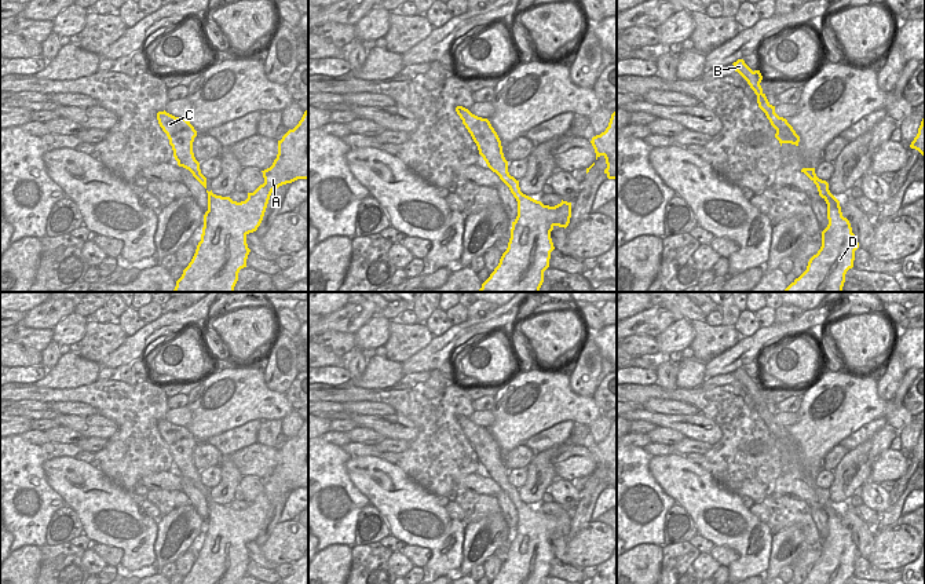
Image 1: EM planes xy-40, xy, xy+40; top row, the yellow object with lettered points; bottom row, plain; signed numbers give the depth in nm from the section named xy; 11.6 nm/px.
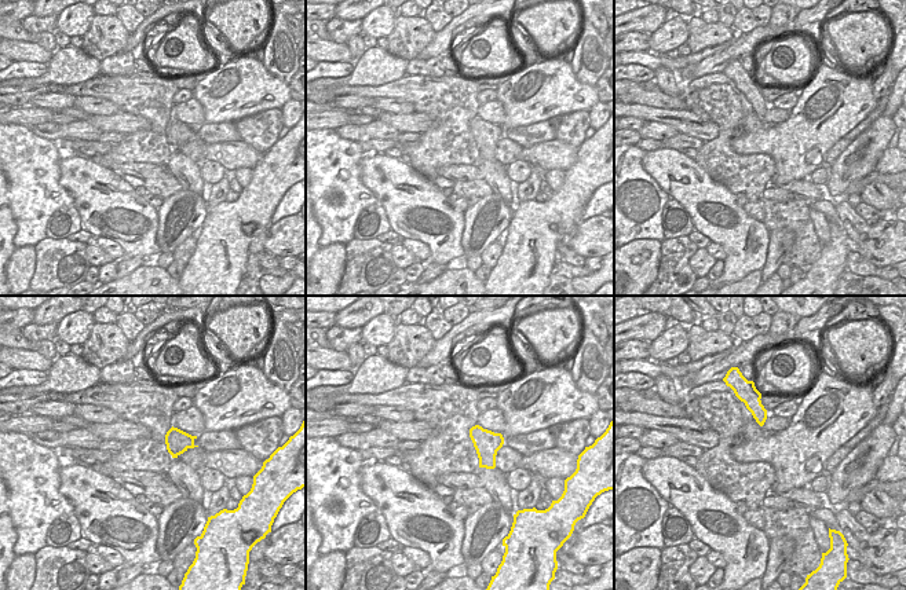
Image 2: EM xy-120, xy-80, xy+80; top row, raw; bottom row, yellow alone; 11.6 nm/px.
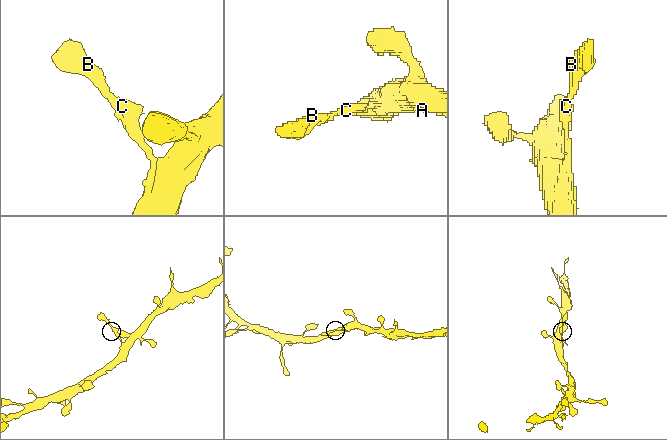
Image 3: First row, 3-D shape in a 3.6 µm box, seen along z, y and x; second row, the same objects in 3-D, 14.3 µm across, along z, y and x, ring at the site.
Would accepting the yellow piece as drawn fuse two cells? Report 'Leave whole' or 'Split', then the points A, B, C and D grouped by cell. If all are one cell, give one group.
Leave whole. Groups: A B C D.

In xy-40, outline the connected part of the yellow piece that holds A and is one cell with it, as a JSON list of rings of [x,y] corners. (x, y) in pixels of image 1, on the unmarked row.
[[[308,419],[304,420],[299,432],[278,449],[277,467],[262,481],[264,492],[253,501],[248,501],[248,507],[241,511],[206,499],[208,519],[204,523],[201,550],[182,584],[238,584],[240,578],[246,576],[251,561],[246,544],[260,534],[273,499],[297,488],[308,488]]]

